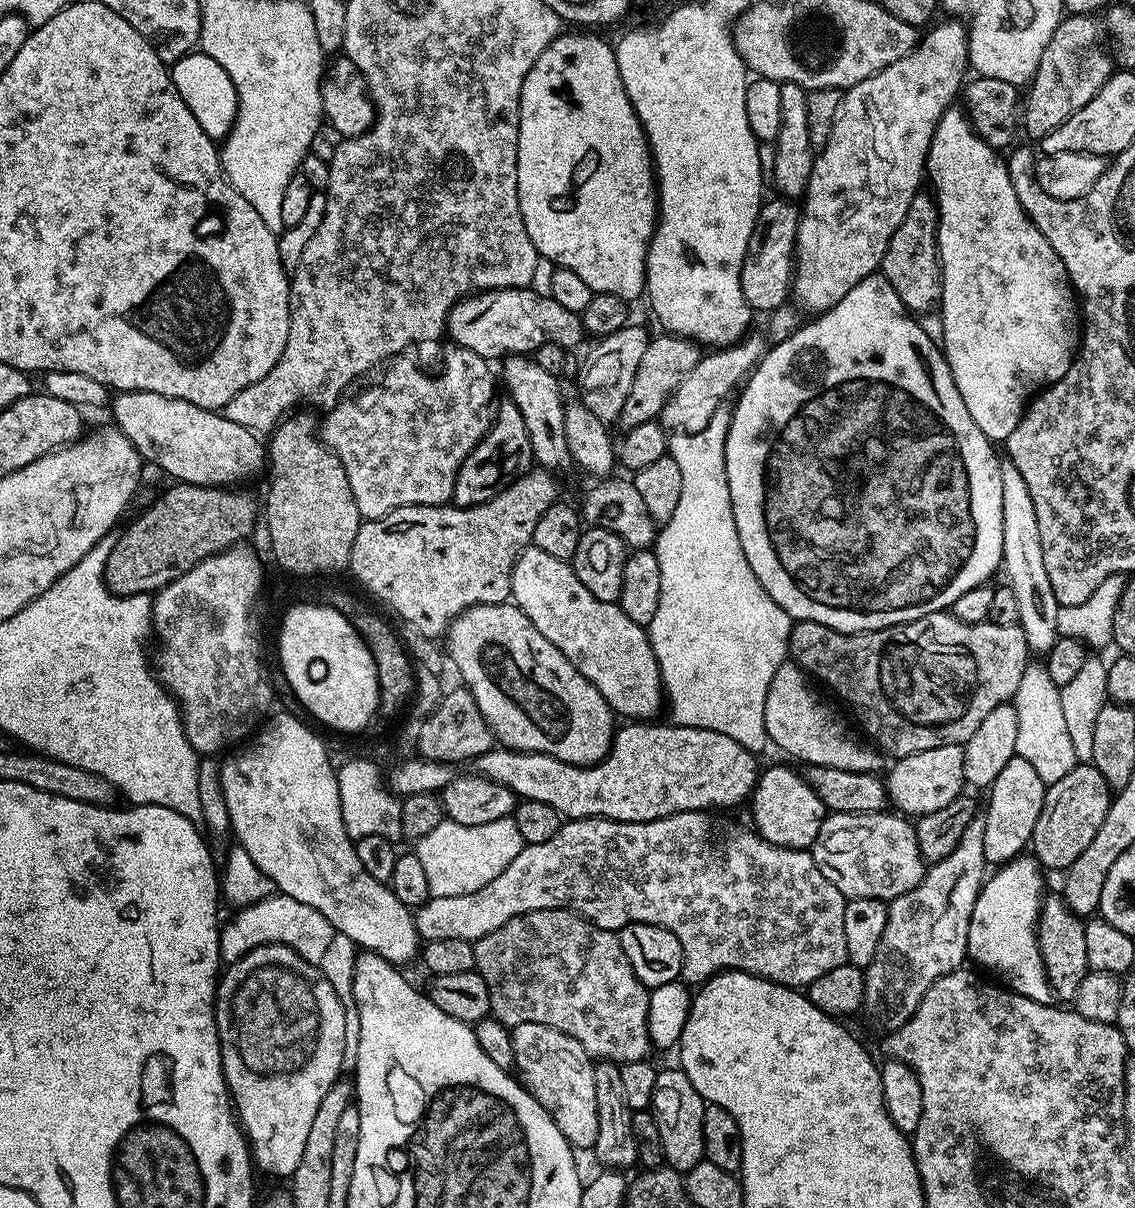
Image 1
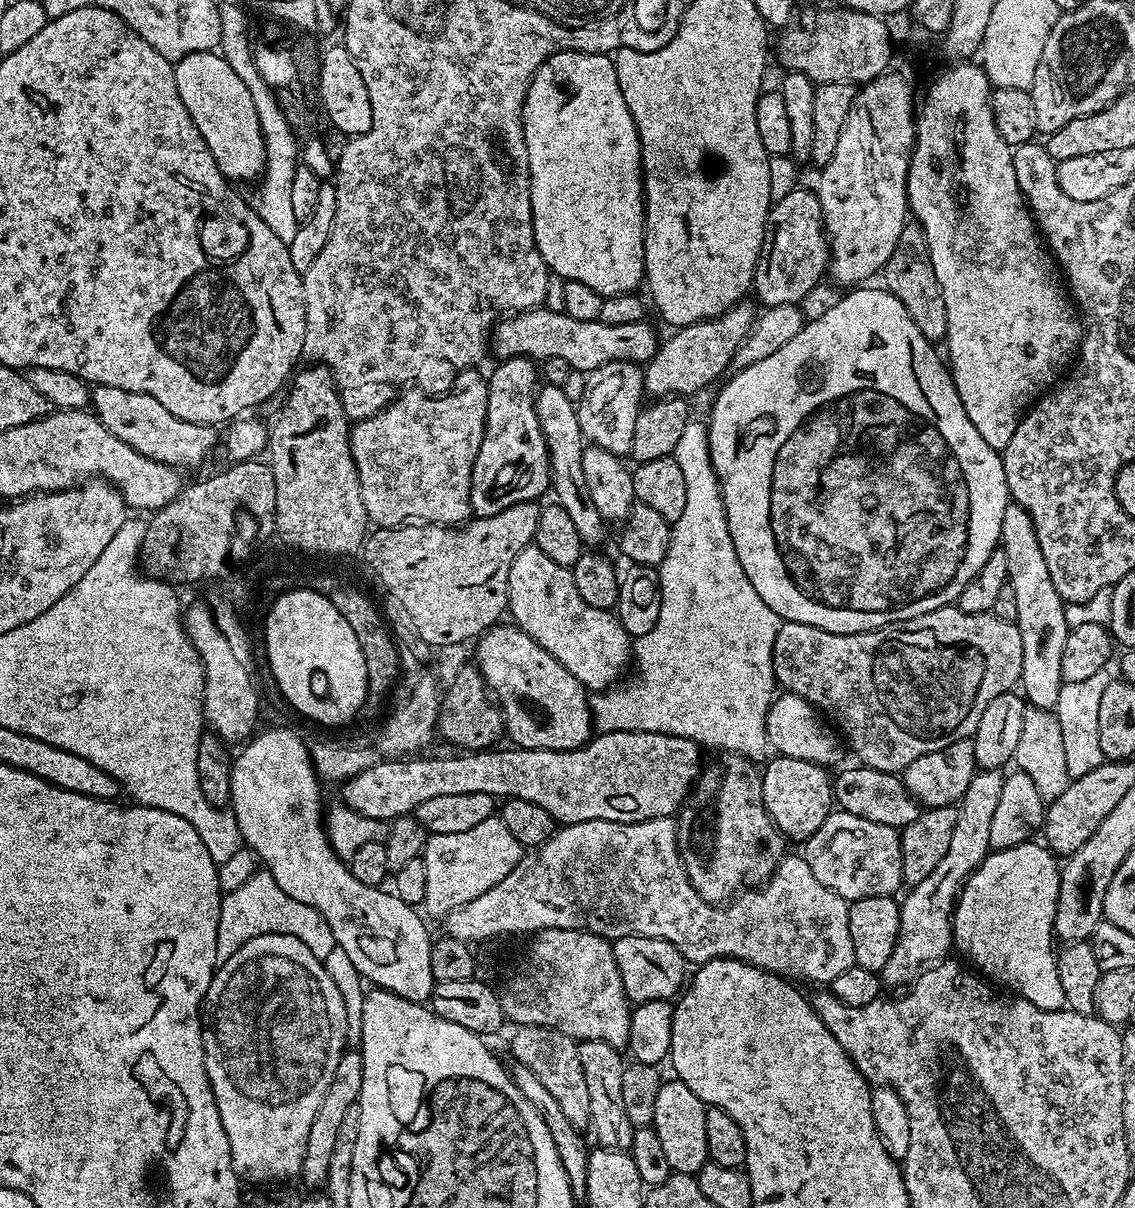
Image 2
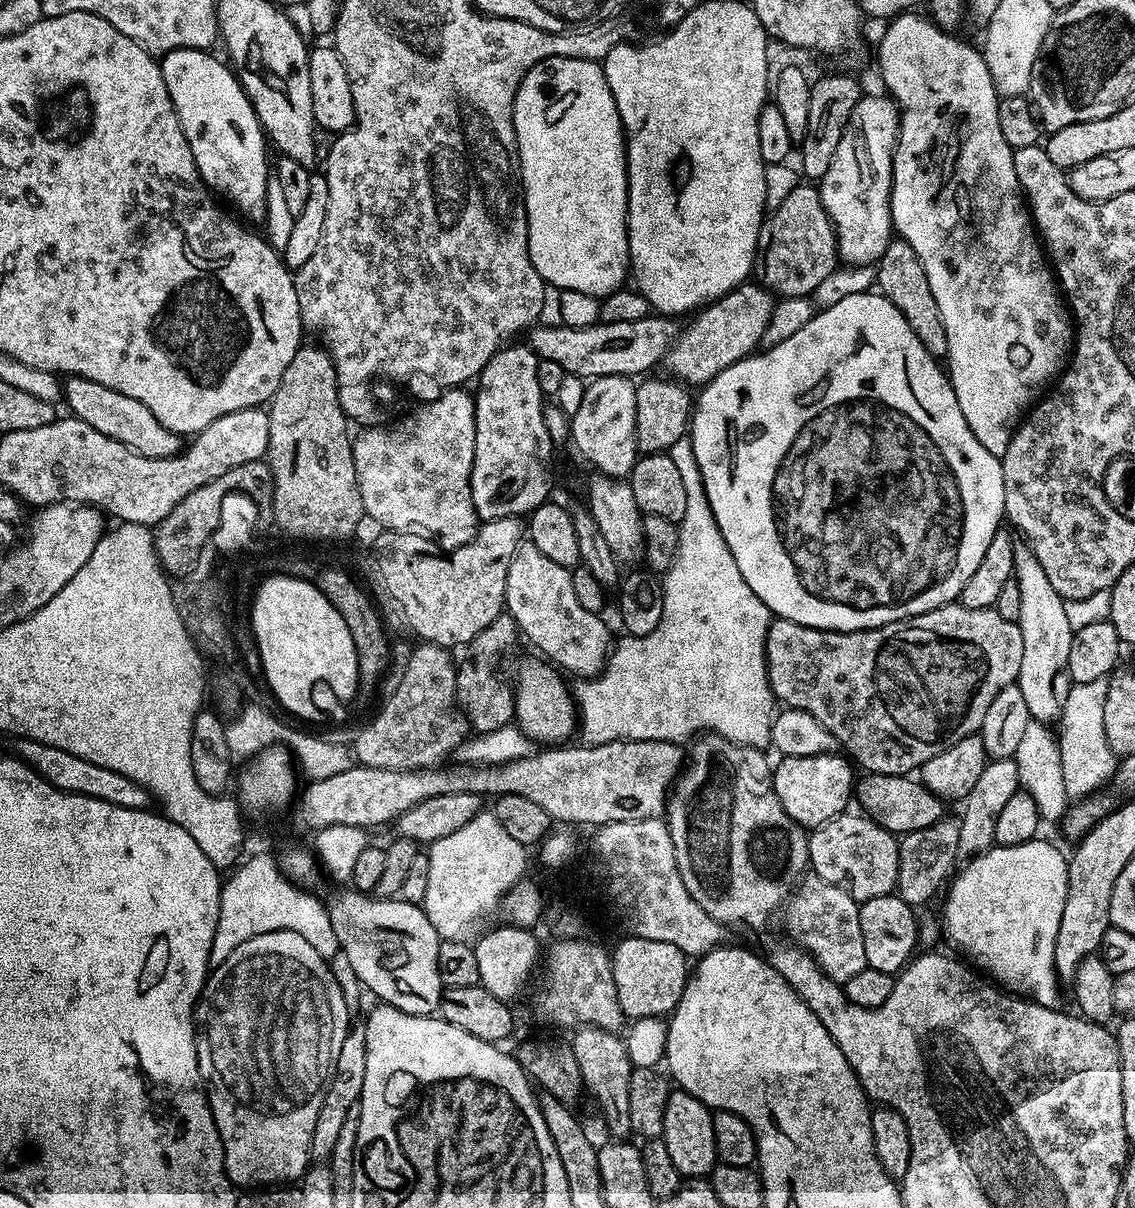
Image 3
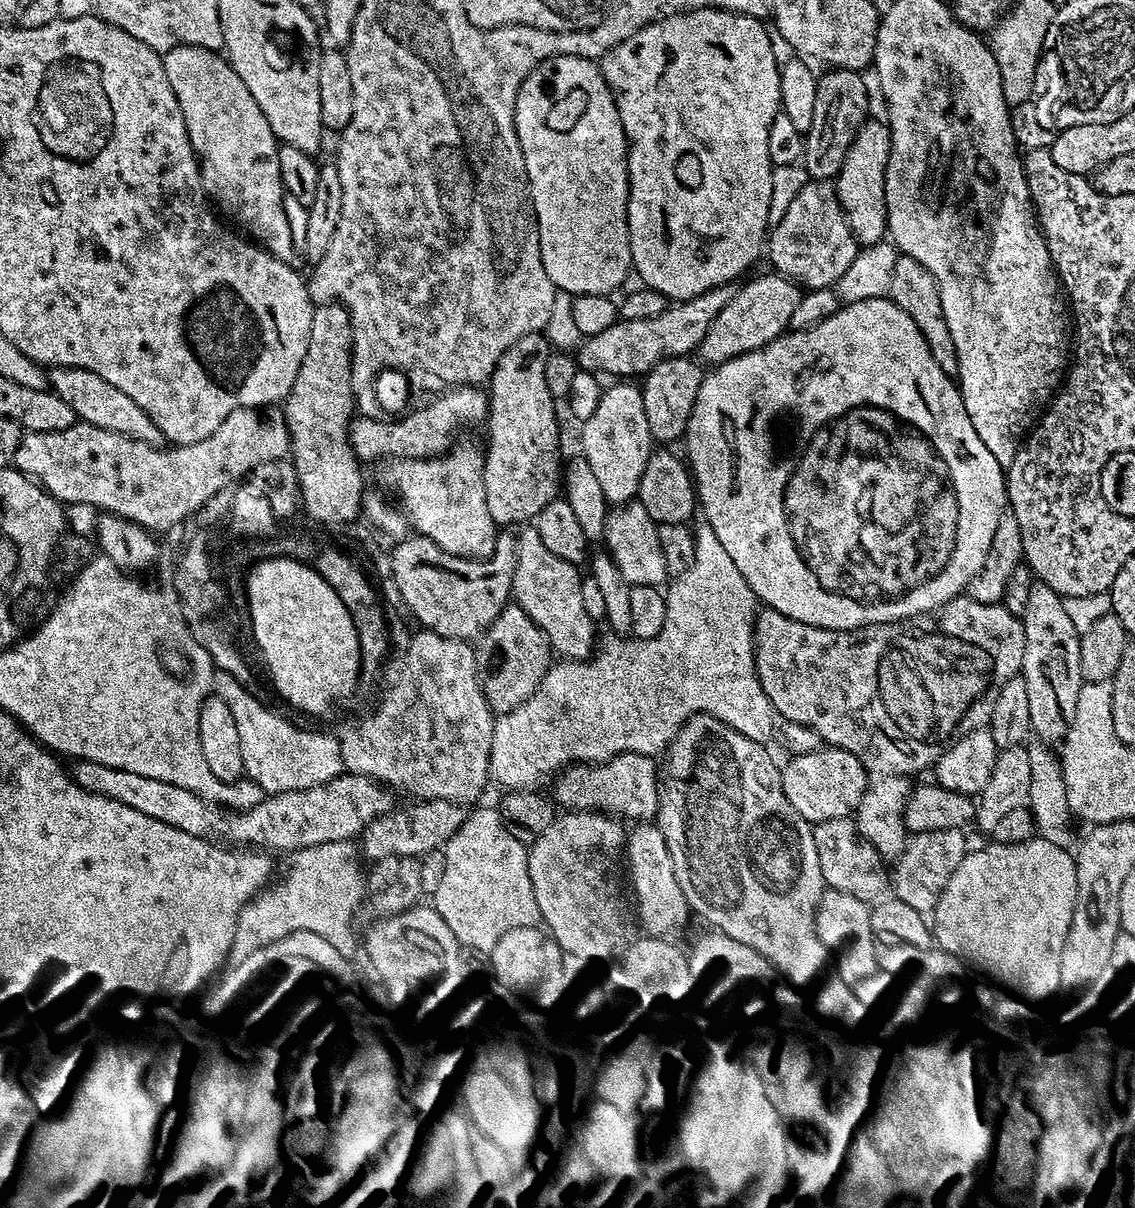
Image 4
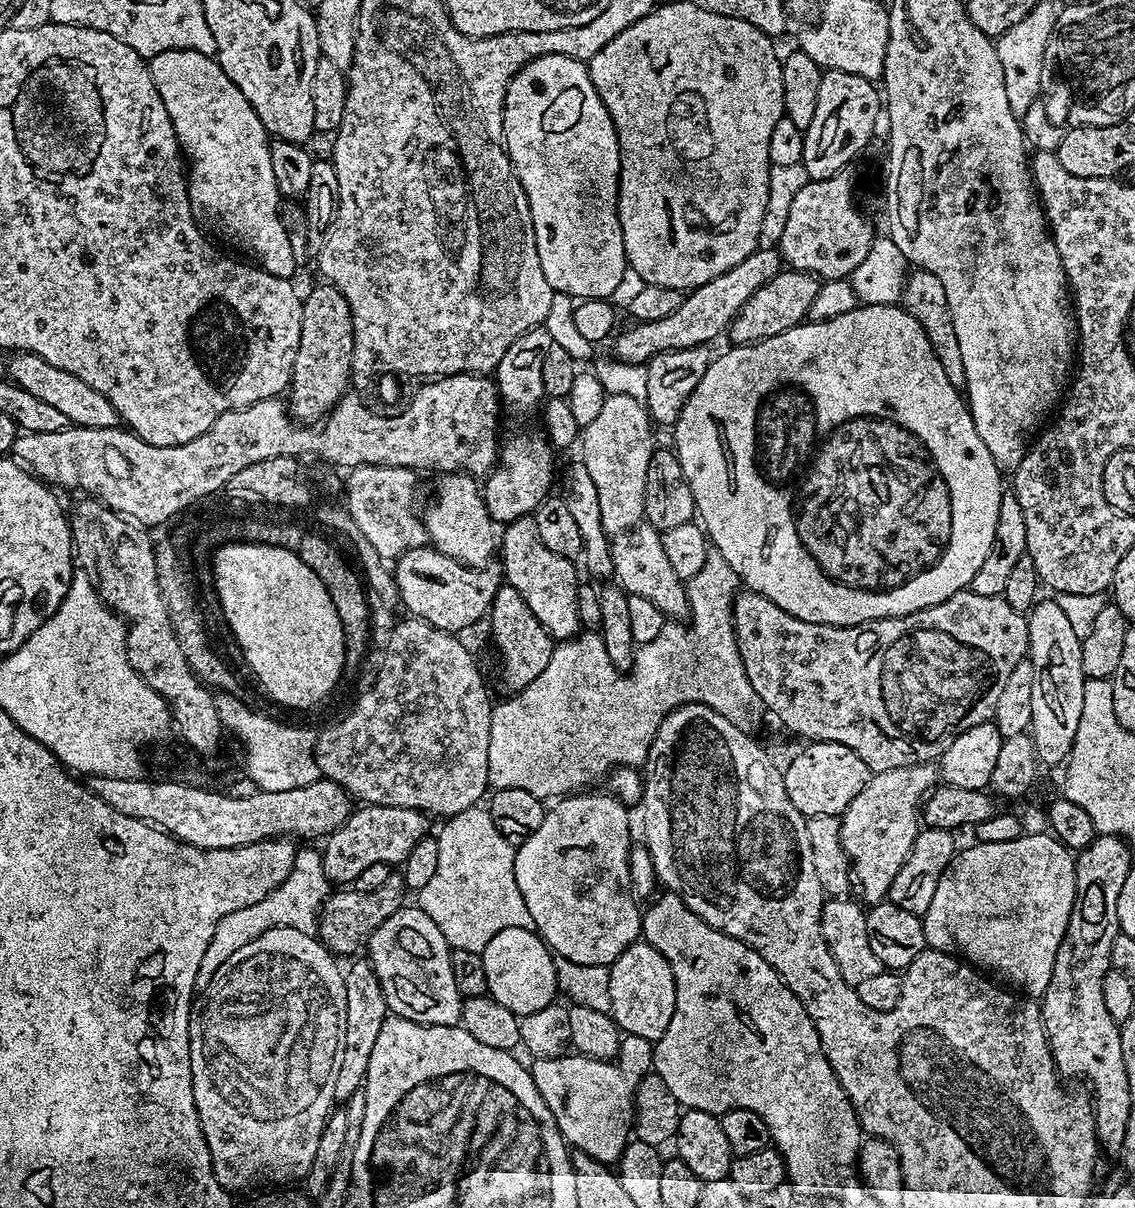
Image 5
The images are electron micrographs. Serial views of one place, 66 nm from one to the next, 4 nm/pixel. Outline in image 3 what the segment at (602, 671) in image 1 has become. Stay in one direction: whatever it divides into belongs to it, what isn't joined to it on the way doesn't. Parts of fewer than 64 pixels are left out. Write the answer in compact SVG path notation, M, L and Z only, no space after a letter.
M530 542L521 543L510 562L510 570L506 574L504 606L507 615L514 618L519 635L523 639L525 636L541 652L537 653L551 661L557 669L563 670L565 673L573 672L576 678L587 678L598 675L608 663L610 640L608 644L607 626L600 621L601 617L597 613L582 610L578 598L574 598L572 572L558 566L558 562L550 562L550 558L546 558L546 554L542 554L542 550L538 550L538 546L534 546Z

